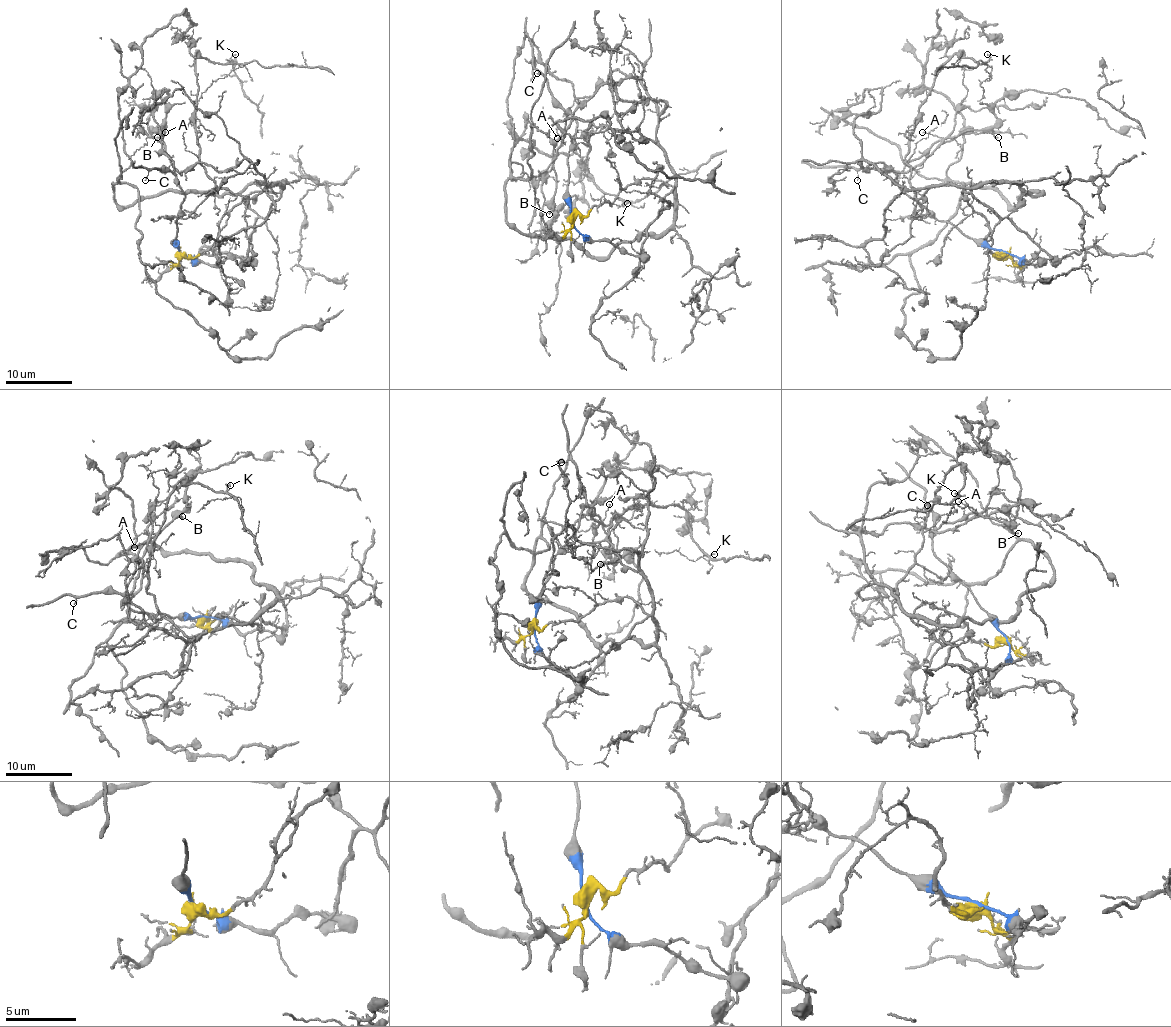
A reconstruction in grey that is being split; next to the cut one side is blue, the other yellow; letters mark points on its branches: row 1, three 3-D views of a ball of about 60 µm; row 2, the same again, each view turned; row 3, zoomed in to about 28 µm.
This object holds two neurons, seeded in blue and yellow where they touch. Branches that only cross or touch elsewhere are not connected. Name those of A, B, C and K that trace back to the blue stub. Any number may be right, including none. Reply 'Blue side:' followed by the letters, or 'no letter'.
Blue side: A, B, C

